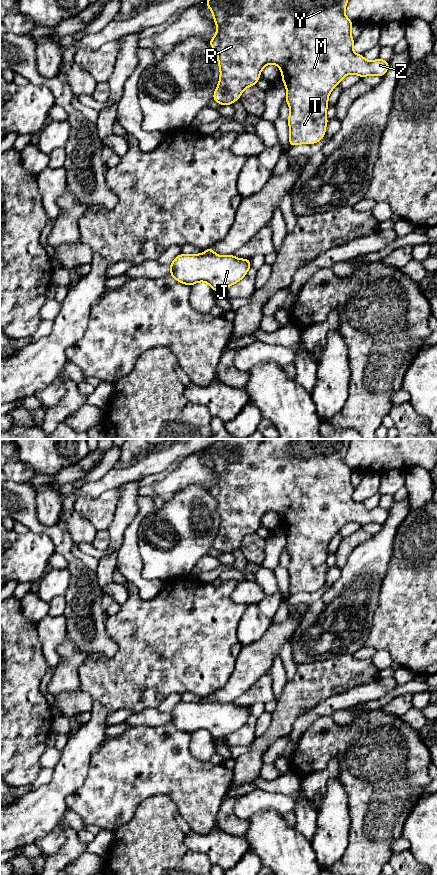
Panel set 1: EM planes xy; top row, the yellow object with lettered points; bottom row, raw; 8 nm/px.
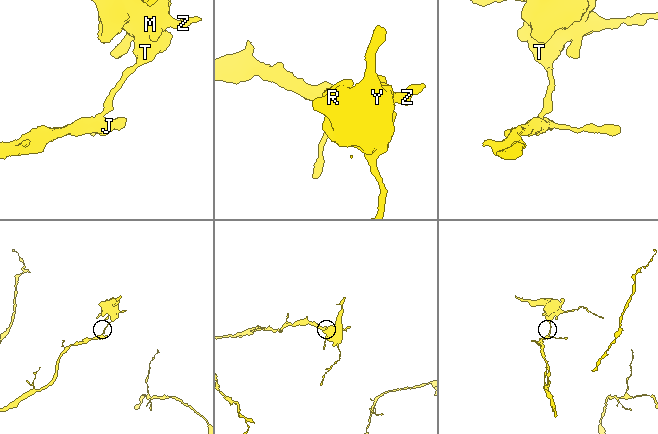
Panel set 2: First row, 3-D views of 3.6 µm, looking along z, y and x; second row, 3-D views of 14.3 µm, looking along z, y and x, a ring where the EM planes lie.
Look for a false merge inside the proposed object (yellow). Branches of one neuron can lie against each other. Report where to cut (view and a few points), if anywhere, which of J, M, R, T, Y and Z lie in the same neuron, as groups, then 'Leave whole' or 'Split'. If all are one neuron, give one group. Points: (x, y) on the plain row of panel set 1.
Split along xy (204, 700), (214, 703). Groups: J / M R T Y Z. Split

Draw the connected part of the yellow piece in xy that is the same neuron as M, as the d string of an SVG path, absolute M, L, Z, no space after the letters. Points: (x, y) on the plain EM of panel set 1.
M218 439L204 449L218 475L209 490L217 502L220 516L220 527L213 548L220 553L231 553L247 535L257 532L267 512L275 512L281 518L281 528L287 538L285 550L290 555L287 568L290 594L319 590L325 583L328 545L333 536L348 522L362 526L368 523L381 525L389 516L388 509L378 506L369 510L363 503L353 499L353 470L344 461L350 442L351 439Z

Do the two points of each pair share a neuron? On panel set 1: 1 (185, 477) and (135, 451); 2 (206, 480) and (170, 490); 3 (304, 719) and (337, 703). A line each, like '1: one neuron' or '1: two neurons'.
1: two neurons
2: one neuron
3: one neuron

